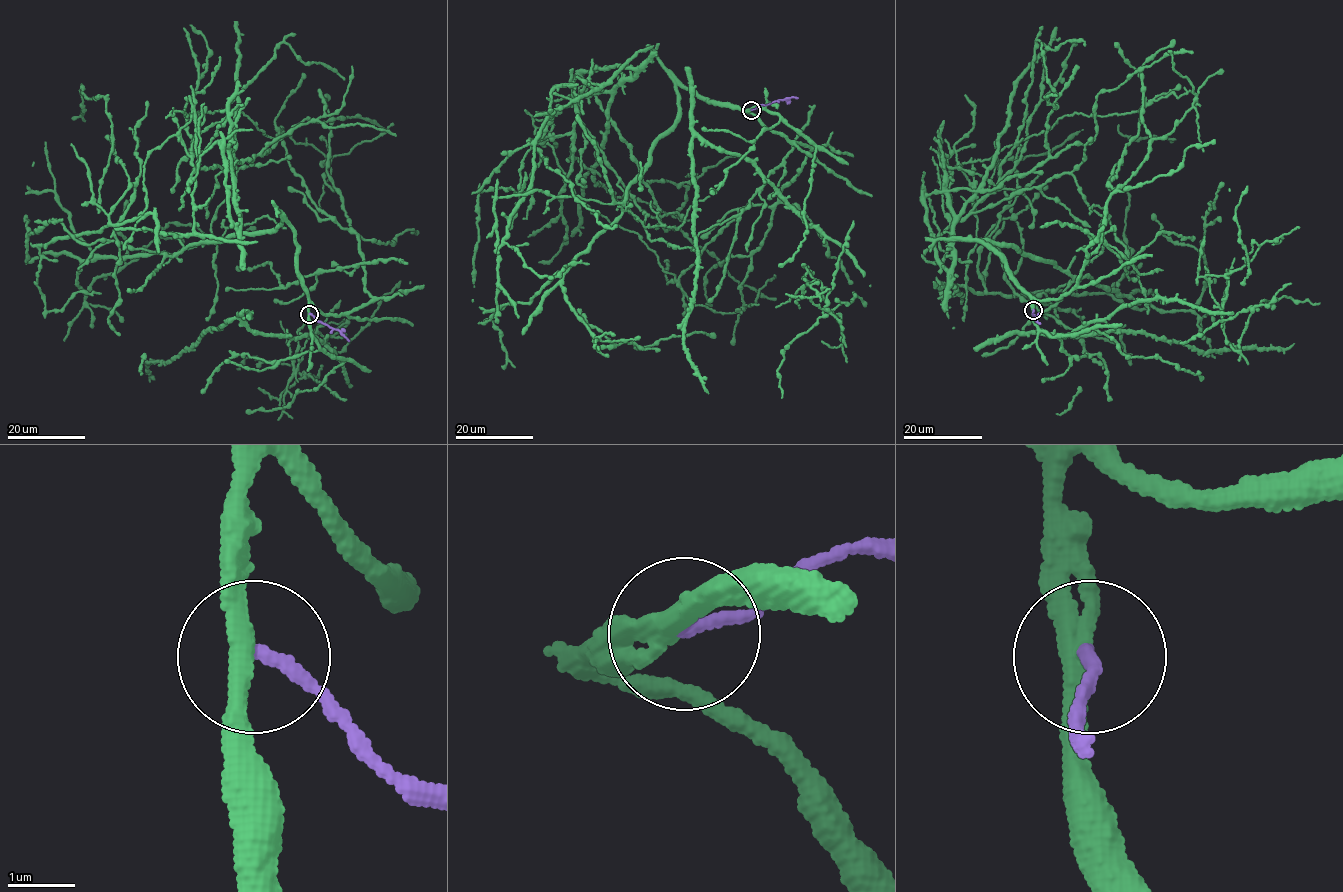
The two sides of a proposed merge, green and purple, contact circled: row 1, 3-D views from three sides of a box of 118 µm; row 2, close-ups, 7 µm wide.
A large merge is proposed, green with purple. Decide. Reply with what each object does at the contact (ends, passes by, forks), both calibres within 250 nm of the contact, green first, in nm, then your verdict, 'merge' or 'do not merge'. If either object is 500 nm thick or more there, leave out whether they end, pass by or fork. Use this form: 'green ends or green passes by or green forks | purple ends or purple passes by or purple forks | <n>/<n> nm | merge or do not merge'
green passes by | purple ends | 300/180 nm | do not merge

